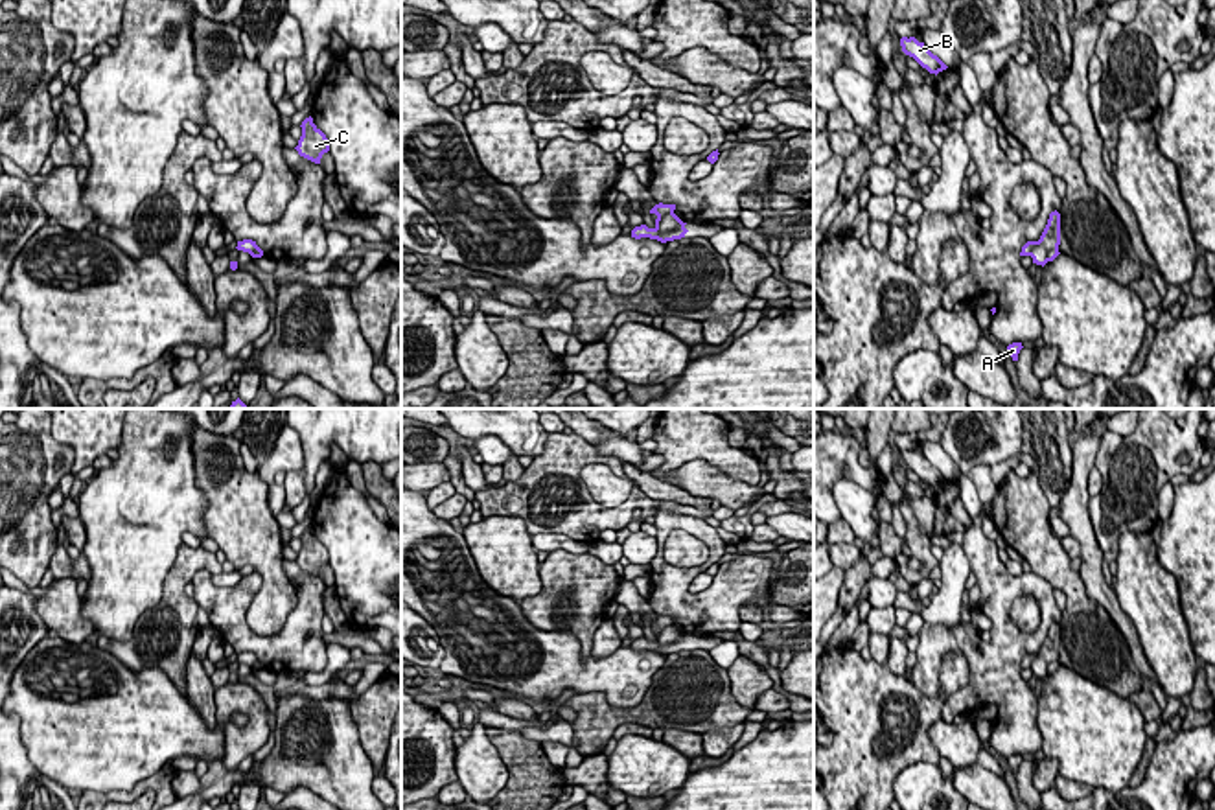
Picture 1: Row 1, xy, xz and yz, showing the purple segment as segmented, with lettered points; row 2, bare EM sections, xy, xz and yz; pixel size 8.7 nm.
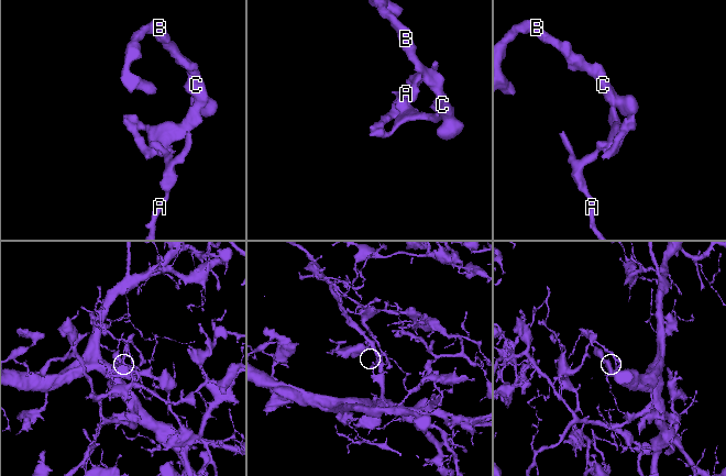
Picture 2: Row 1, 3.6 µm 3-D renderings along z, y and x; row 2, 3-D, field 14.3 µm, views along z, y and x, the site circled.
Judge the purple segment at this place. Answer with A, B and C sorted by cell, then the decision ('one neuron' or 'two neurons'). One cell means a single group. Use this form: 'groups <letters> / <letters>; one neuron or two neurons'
groups A / B C; two neurons

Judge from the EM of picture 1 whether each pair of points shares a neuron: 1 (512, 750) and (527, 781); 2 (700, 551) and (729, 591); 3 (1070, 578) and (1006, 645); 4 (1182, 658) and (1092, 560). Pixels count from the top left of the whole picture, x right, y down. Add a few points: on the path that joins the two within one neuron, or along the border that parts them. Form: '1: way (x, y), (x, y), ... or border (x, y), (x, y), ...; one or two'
1: way (520, 757), (527, 764), (527, 774); one
2: border (711, 553), (696, 566), (671, 566), (663, 558); two
3: border (1031, 571), (1053, 588); two
4: border (1112, 586), (1118, 604), (1133, 624); two

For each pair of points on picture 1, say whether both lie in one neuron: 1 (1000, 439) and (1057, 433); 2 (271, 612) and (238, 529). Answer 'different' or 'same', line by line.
1: different
2: same

